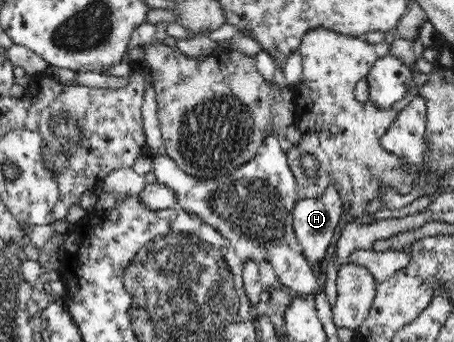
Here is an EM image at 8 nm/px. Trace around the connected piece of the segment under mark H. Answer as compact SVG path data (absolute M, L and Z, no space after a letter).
M328 187L321 197L297 200L293 217L301 251L311 268L315 267L325 259L337 225L345 219L337 188Z

